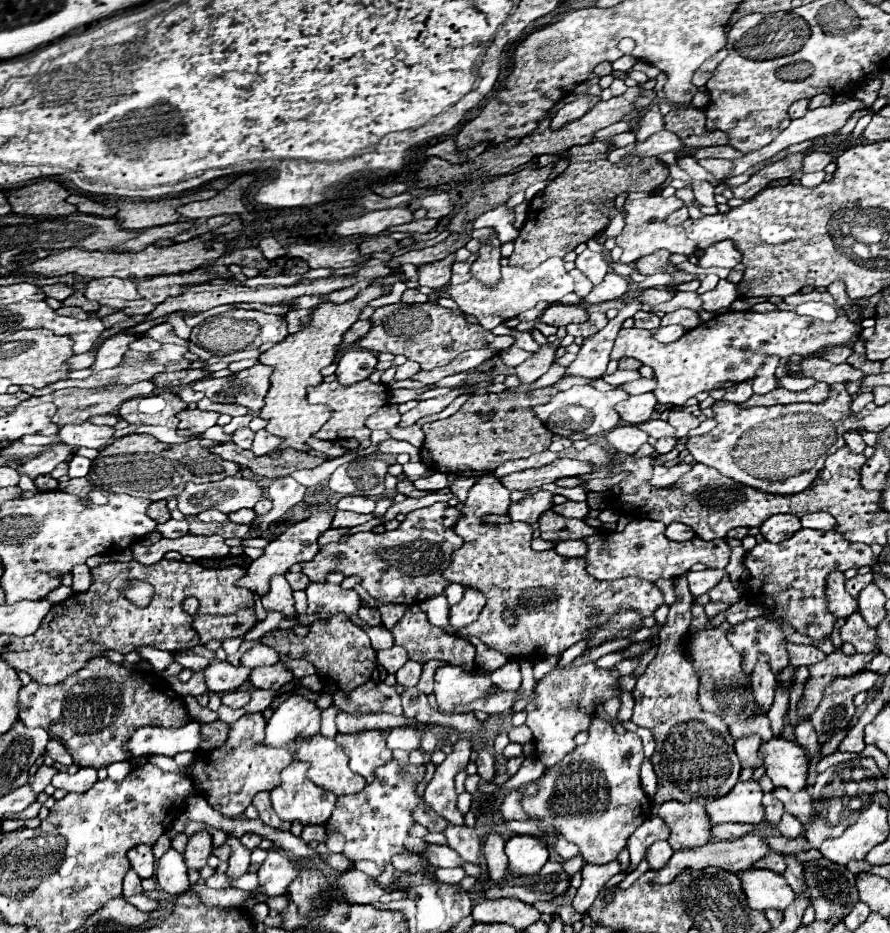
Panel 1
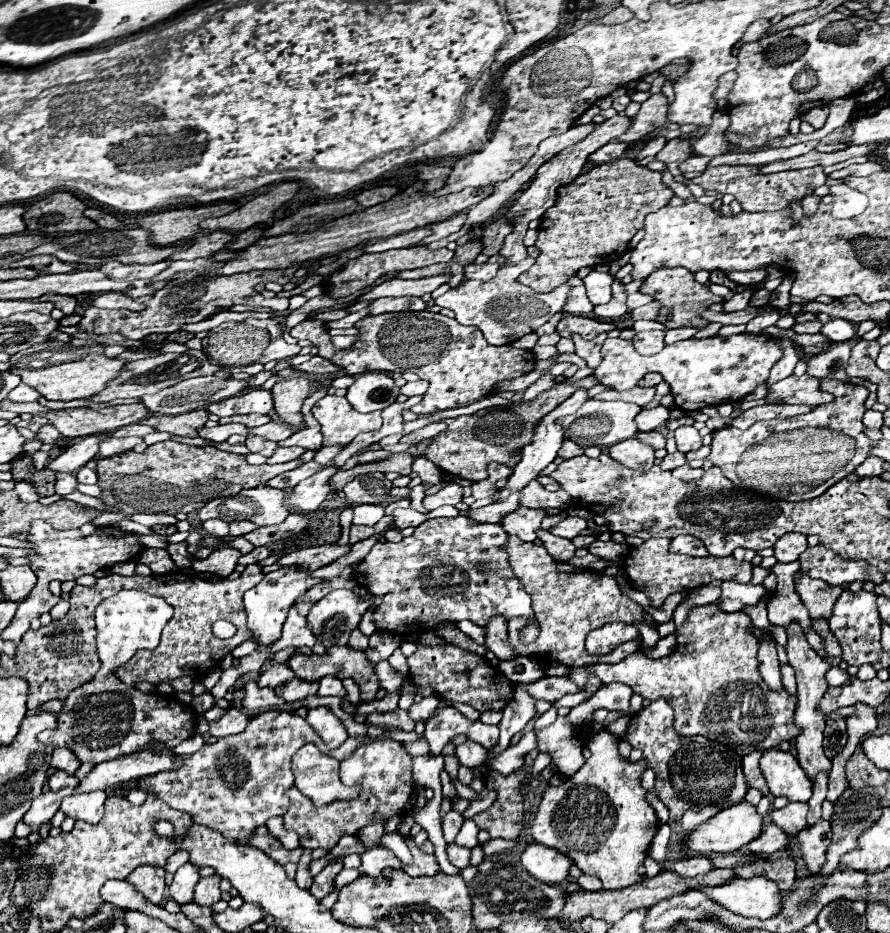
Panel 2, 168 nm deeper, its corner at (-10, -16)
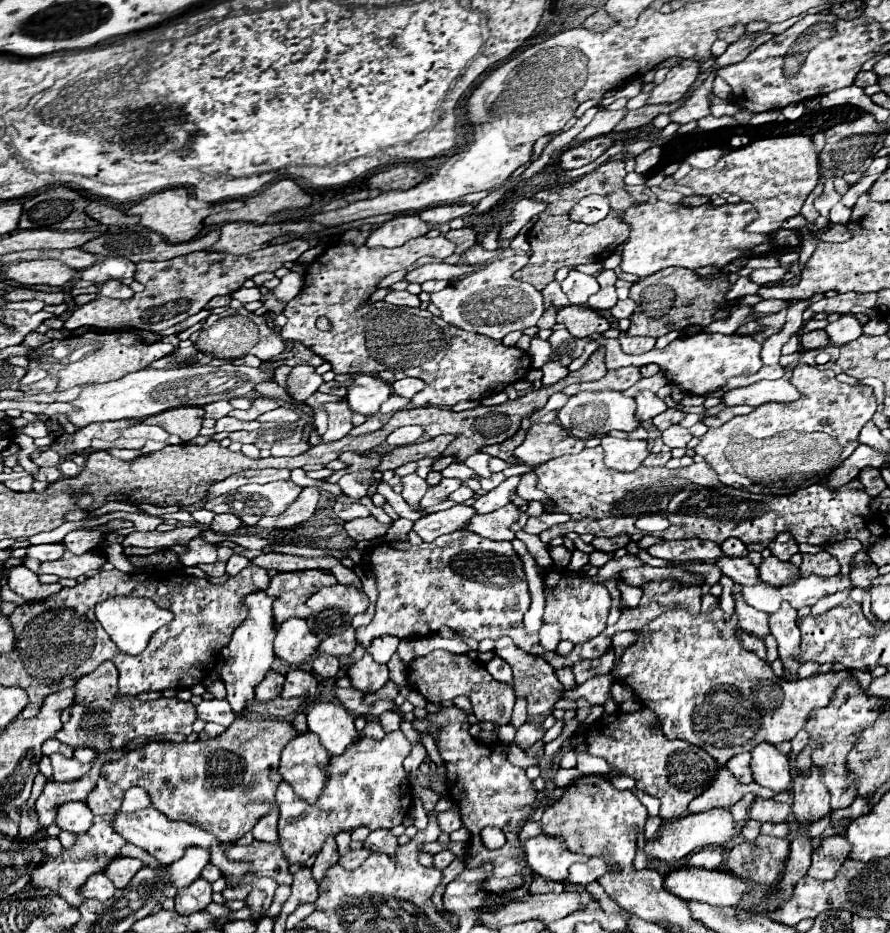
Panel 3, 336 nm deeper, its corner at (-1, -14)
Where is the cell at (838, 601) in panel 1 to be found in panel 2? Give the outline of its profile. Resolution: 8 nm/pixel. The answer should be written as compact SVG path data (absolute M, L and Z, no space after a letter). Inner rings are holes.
M794 576L796 592L800 594L802 602L806 604L812 618L830 618L838 596L842 594L842 586L828 586L820 580L812 580L808 576Z

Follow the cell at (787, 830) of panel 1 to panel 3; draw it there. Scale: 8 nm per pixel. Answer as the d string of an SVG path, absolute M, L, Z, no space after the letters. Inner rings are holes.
M831 836L823 840L823 846L813 852L813 864L809 868L809 876L817 880L833 880L843 862L851 852L851 844L845 836Z

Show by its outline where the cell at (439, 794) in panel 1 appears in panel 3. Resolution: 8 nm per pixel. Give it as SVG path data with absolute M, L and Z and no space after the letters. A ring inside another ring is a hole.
M501 638L497 642L497 648L495 648L495 654L501 656L511 668L513 668L513 676L515 676L515 694L517 698L525 696L527 698L527 704L529 704L529 716L543 716L547 714L549 710L553 710L555 702L561 700L561 694L563 694L563 684L557 680L555 676L555 670L539 656L533 656L533 654L527 654L525 650L517 648L513 644L511 638Z

